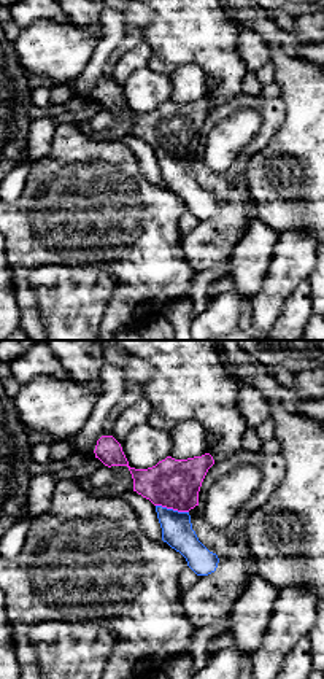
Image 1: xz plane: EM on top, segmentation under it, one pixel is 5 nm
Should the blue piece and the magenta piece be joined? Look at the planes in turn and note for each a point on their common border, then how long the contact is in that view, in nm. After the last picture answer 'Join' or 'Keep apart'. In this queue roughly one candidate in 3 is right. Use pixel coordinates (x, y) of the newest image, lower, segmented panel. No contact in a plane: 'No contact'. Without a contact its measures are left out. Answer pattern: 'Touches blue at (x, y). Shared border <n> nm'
Touches blue at (172, 509). Shared border 170 nm

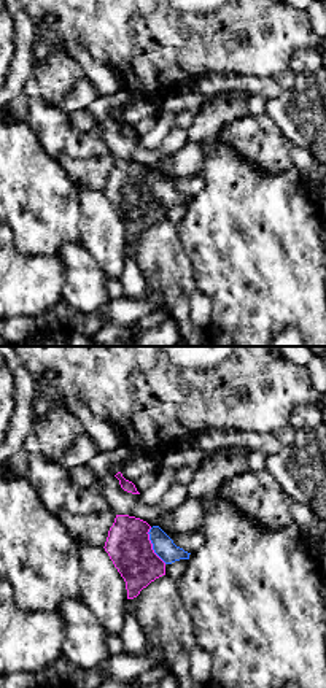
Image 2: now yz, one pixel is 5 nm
Touches blue at (153, 545). Shared border 200 nm

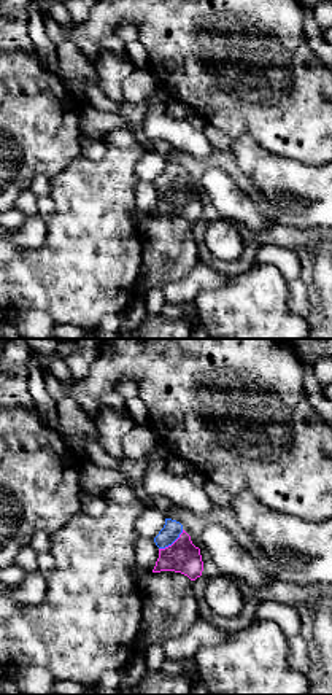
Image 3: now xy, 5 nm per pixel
Touches blue at (172, 543). Shared border 160 nm

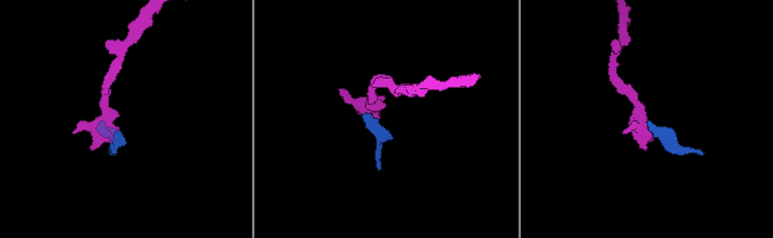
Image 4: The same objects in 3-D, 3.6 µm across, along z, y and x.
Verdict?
Join

